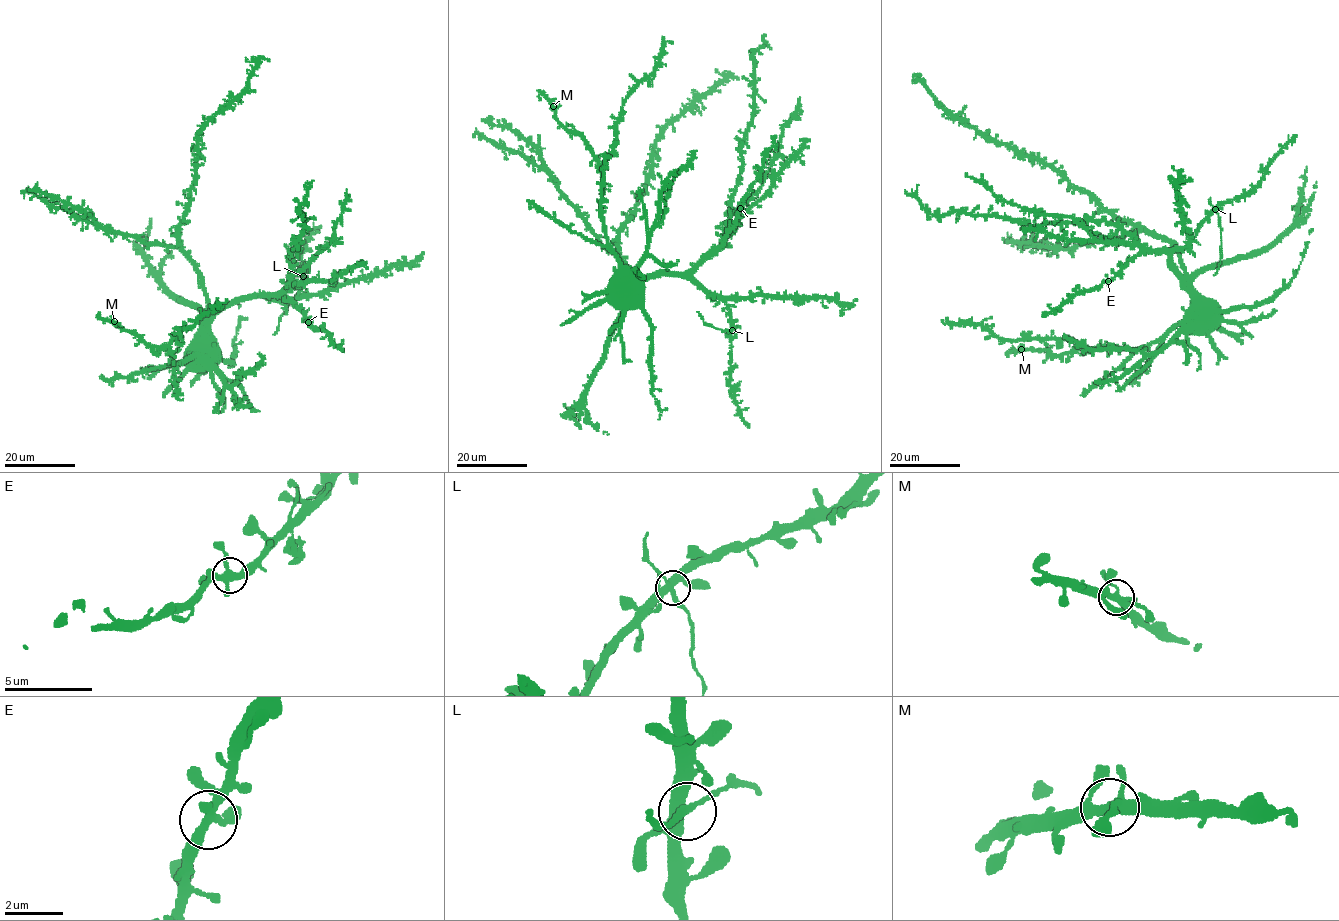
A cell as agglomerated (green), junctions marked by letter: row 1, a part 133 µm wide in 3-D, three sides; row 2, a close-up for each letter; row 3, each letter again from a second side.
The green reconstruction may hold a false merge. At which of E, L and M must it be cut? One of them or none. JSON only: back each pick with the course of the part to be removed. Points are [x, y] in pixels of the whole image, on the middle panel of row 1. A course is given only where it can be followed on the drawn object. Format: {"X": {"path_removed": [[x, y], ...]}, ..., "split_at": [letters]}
{"split_at": []}

